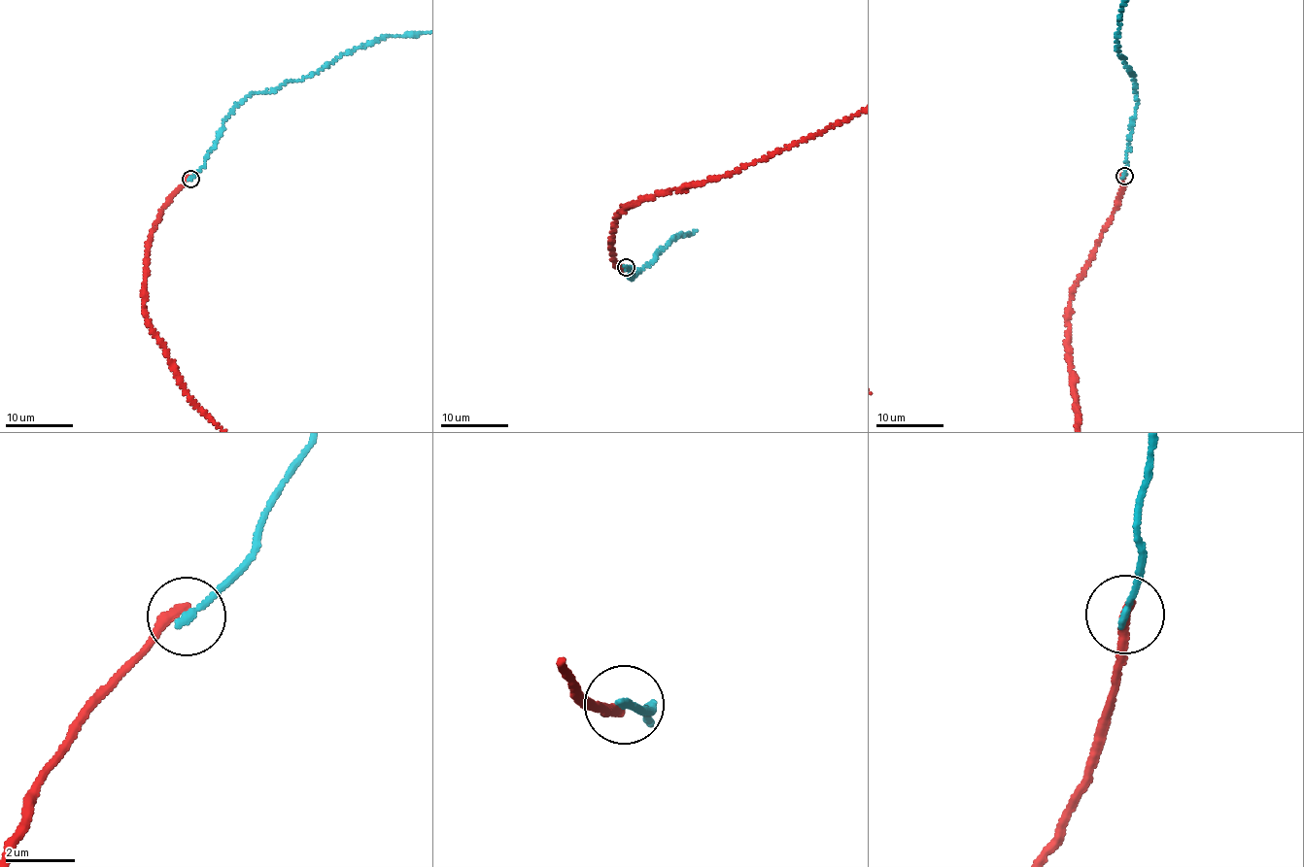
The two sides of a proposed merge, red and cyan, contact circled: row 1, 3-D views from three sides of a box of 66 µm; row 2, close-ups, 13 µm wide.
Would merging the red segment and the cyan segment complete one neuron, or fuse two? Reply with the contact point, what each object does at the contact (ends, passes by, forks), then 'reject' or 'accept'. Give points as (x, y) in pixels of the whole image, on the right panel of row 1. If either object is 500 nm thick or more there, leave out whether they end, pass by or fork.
place (1124, 176); red ends; cyan ends; reject

